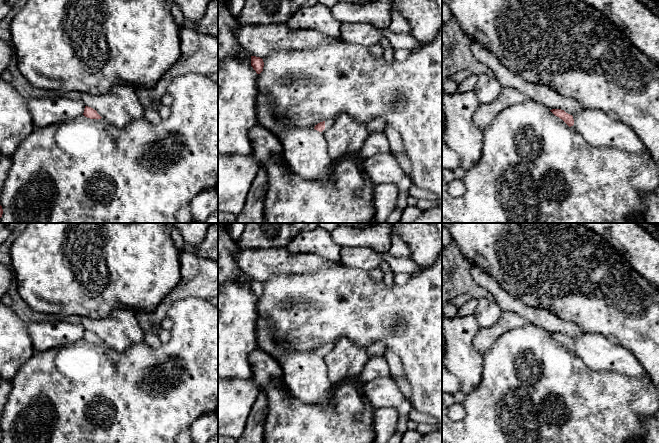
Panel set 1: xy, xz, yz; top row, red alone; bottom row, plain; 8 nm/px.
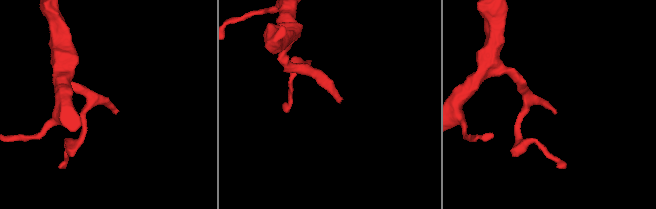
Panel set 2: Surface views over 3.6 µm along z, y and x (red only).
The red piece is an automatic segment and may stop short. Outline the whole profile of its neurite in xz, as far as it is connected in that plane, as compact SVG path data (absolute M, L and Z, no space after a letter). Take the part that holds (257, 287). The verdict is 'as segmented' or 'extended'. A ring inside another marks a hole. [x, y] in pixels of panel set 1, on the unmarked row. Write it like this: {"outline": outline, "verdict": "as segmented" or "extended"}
{"outline": "M251 280L251 290L257 298L260 298L263 295L264 291L263 283L260 281Z", "verdict": "as segmented"}

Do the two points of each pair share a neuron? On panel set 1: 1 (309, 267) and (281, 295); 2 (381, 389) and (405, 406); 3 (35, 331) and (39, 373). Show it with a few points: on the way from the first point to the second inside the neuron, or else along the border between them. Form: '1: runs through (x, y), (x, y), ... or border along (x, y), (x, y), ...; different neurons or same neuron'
1: border along (326, 267), (313, 272), (280, 275); different neurons
2: runs through (387, 394), (399, 402); same neuron
3: border along (60, 346), (35, 352); different neurons

